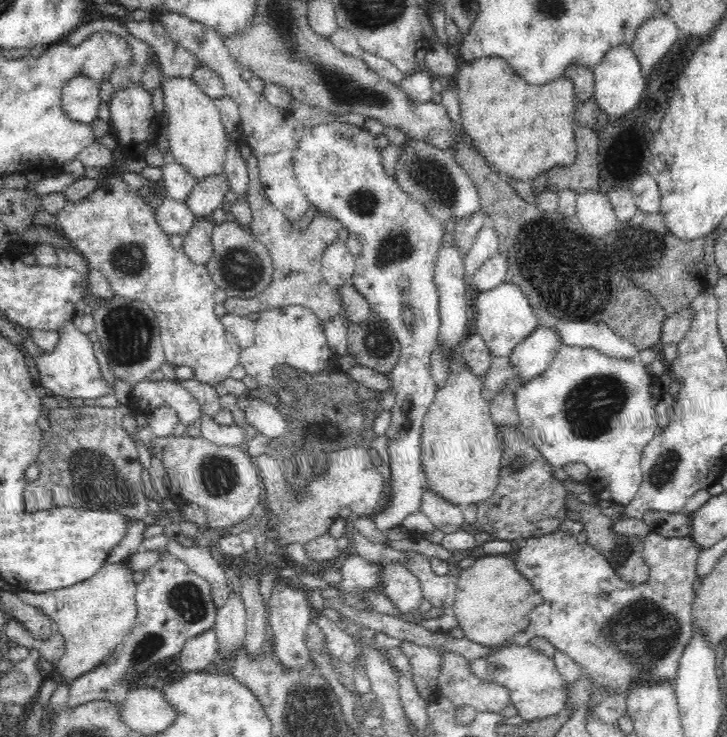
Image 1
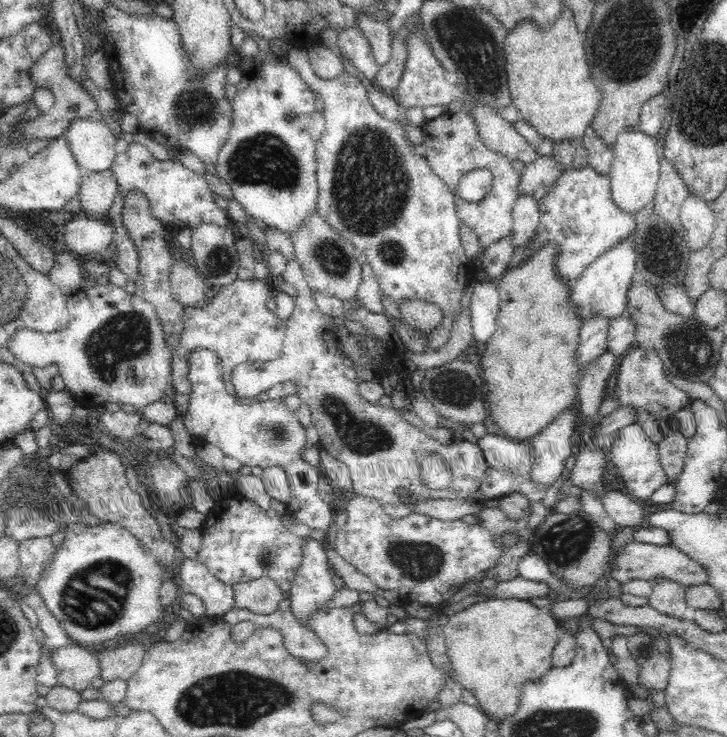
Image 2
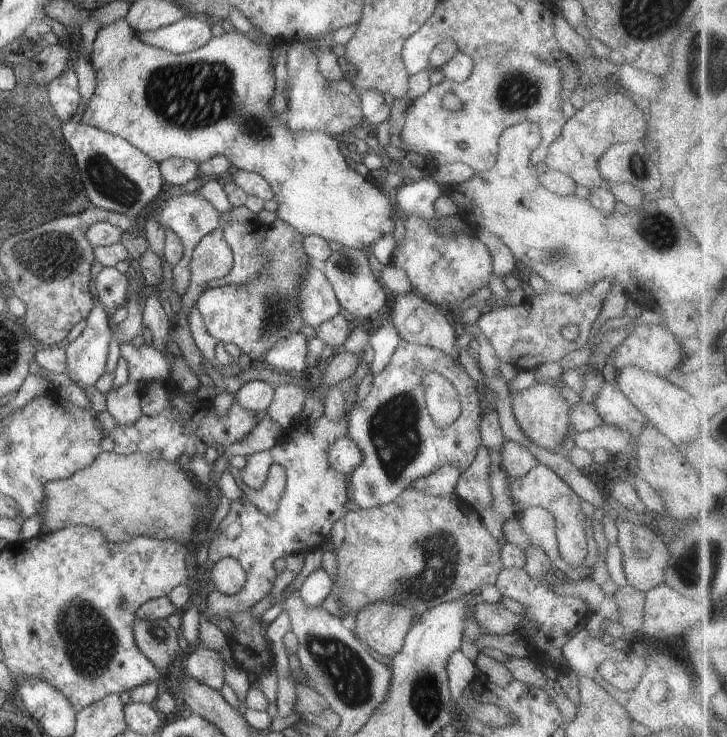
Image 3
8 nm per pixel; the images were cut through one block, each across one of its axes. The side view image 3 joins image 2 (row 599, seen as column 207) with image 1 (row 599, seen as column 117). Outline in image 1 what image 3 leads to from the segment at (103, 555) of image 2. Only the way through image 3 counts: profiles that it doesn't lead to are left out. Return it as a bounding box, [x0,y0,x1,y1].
[16,561,137,682]

